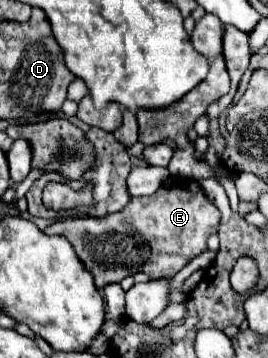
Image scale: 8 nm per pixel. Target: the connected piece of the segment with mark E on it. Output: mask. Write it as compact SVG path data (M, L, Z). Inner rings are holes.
M170 176L164 186L152 194L134 198L138 210L128 214L128 206L116 214L104 218L66 218L50 224L46 234L62 234L74 246L78 258L94 276L94 284L104 288L110 282L120 282L122 278L144 272L152 280L170 278L180 272L188 262L204 252L206 240L210 234L218 232L220 212L208 198L194 178ZM194 190L194 196L192 196ZM106 266L116 266L106 270Z

